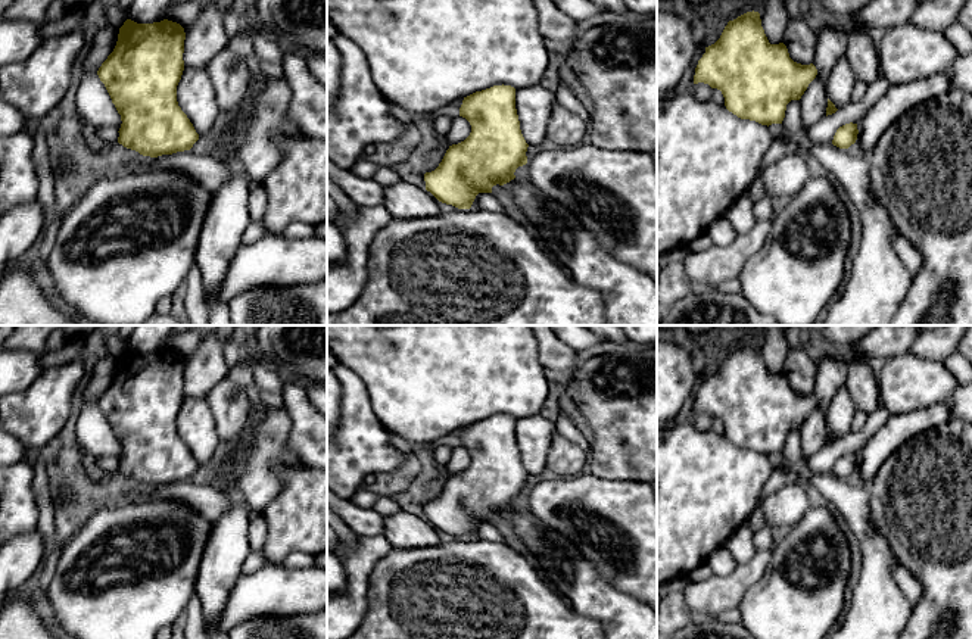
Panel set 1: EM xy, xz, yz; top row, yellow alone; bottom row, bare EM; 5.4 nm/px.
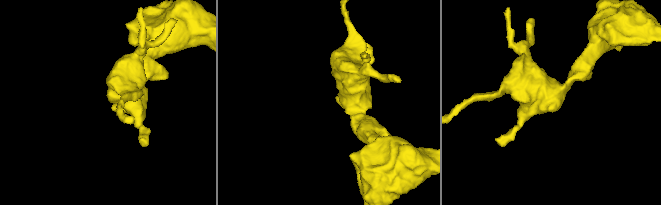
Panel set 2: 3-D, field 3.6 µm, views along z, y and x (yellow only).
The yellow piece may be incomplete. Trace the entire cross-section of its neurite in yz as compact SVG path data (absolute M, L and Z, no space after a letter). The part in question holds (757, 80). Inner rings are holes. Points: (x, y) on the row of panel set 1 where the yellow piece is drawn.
M753 10L729 21L720 38L705 47L695 68L694 84L704 82L720 90L729 112L769 127L782 124L786 105L800 100L816 75L816 66L794 62L783 43L769 43L760 13Z

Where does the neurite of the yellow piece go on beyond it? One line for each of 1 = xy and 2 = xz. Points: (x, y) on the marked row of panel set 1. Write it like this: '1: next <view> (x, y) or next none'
1: next none
2: next none

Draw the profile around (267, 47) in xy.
M244 27L243 29L253 43L259 60L283 63L283 44L272 34L259 27Z

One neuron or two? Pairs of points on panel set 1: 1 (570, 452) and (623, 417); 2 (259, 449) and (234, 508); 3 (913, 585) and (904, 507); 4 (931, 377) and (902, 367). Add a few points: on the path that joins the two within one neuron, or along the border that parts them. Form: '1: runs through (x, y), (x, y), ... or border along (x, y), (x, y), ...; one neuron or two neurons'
1: border along (589, 452), (585, 470); two neurons
2: border along (221, 486), (231, 483), (248, 505); two neurons
3: border along (897, 560), (921, 586), (921, 598), (913, 607); two neurons
4: runs through (924, 377), (912, 377), (909, 374); one neuron

